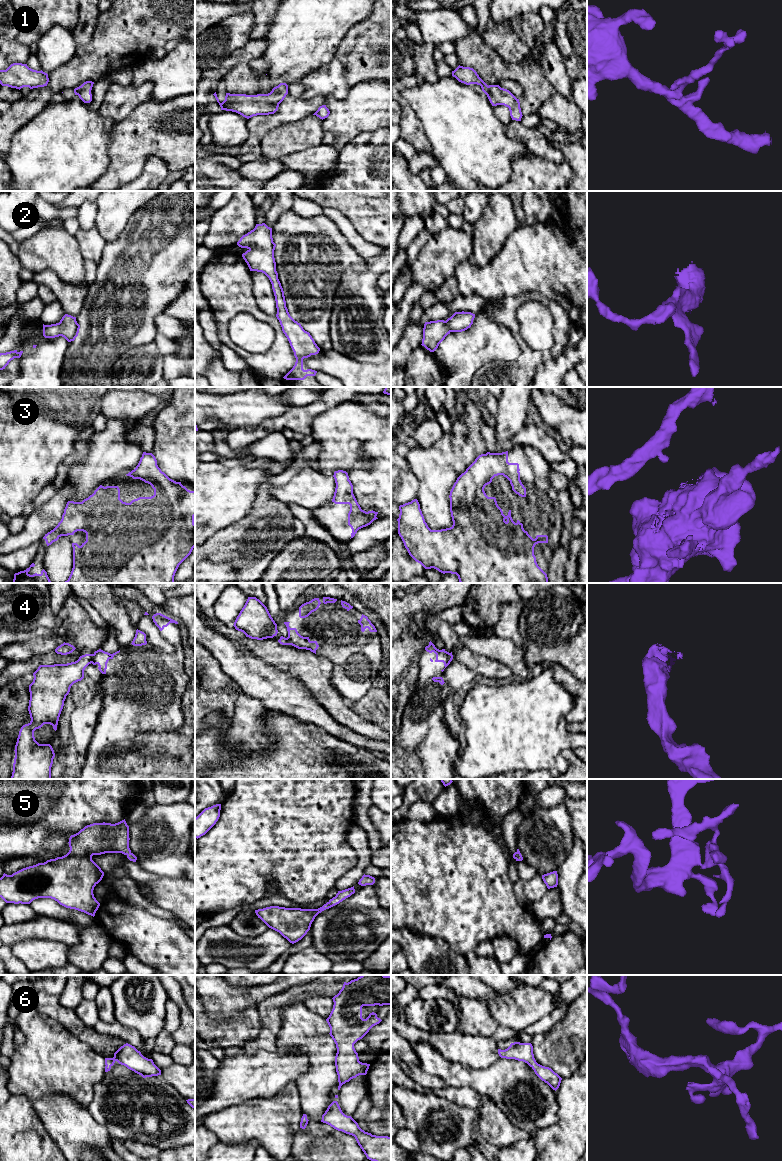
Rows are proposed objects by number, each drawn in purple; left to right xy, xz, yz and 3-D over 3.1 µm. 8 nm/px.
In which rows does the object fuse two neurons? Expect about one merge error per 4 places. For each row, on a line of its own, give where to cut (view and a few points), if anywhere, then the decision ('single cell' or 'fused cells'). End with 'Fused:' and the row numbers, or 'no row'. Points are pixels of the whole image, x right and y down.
1: no cut; single cell
2: no cut; single cell
3: no cut; single cell
4: cut in xy along (93, 654), (90, 662); fused cells
5: no cut; single cell
6: no cut; single cell
Fused: 4

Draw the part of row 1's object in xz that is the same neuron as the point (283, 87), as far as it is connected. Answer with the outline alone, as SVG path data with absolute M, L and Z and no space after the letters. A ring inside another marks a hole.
M280 83L268 94L246 95L226 93L225 100L220 103L216 92L213 94L221 110L236 112L249 119L257 115L274 114L279 104L288 94L288 85Z

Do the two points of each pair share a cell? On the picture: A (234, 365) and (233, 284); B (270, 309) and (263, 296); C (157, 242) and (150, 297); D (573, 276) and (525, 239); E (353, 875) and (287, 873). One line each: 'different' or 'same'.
A: different
B: same
C: same
D: same
E: different

